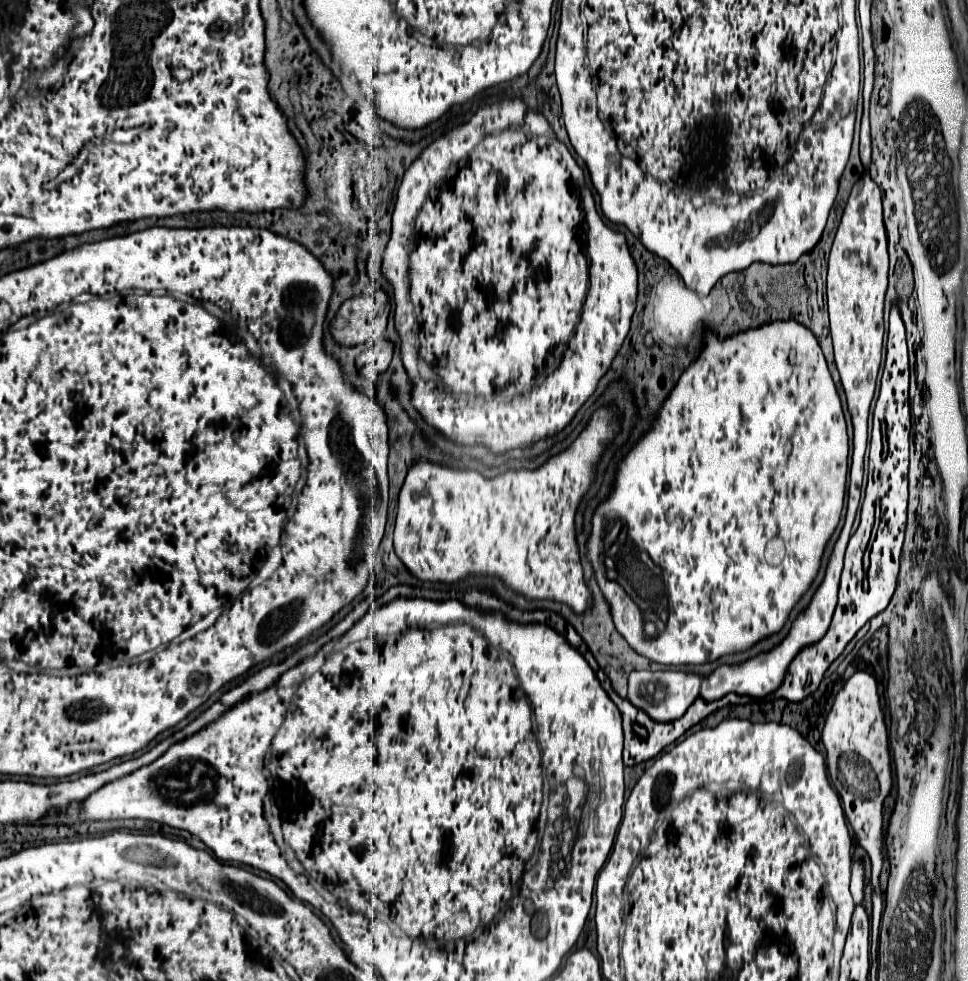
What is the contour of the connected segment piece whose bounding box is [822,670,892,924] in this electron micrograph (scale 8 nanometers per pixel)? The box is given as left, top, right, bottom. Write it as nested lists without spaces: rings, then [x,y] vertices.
[[[864,670],[854,672],[844,686],[834,696],[834,704],[826,714],[822,742],[826,748],[826,768],[830,782],[838,788],[842,798],[844,814],[854,830],[856,842],[866,850],[872,862],[872,924],[880,920],[882,914],[882,892],[878,884],[882,868],[882,802],[890,792],[890,752],[888,752],[888,732],[884,724],[884,714],[880,708],[880,696],[874,676]]]

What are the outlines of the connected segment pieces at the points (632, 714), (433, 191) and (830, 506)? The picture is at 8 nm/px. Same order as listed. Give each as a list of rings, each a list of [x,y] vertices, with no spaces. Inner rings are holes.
[[[610,690],[608,696],[612,698],[612,702],[618,706],[620,714],[622,714],[622,724],[624,724],[624,764],[626,766],[634,766],[634,764],[640,764],[640,762],[646,762],[646,760],[654,758],[662,748],[666,748],[668,744],[678,740],[688,728],[692,728],[694,724],[704,720],[708,714],[712,714],[718,708],[722,708],[722,706],[732,702],[732,696],[726,696],[726,698],[720,698],[720,700],[714,700],[714,702],[706,702],[706,700],[696,698],[696,702],[688,708],[688,712],[682,718],[678,718],[674,722],[656,722],[646,712],[640,712],[630,700],[620,698],[616,692]]]
[[[504,100],[500,104],[484,106],[472,116],[472,120],[468,124],[458,126],[450,134],[438,138],[434,144],[430,144],[420,154],[420,158],[406,170],[406,174],[402,178],[402,184],[398,190],[398,200],[394,206],[392,238],[388,242],[382,266],[384,266],[386,278],[392,284],[392,296],[396,302],[396,330],[402,338],[402,362],[404,362],[404,368],[406,368],[412,384],[414,384],[414,388],[412,388],[414,408],[434,428],[438,428],[442,434],[446,434],[450,440],[456,440],[460,444],[476,444],[478,442],[478,444],[488,446],[494,454],[502,454],[510,448],[526,448],[532,442],[544,438],[546,434],[554,434],[554,432],[562,430],[574,418],[578,408],[596,390],[598,380],[610,368],[612,358],[620,350],[620,346],[622,346],[622,342],[630,330],[630,318],[634,314],[634,308],[636,308],[638,270],[636,270],[636,264],[628,252],[626,238],[624,238],[624,234],[610,230],[600,220],[600,214],[596,210],[592,194],[582,195],[582,202],[580,202],[580,192],[583,190],[585,182],[584,171],[564,144],[561,143],[559,151],[562,156],[558,152],[558,140],[556,140],[550,124],[546,122],[546,118],[542,114],[526,108],[526,104],[522,100]],[[524,129],[529,131],[532,136],[524,136]],[[562,159],[567,161],[567,166],[562,164]],[[424,200],[432,200],[434,210],[432,210],[432,214],[428,214],[428,222],[424,222],[426,226],[420,226],[420,234],[416,234],[416,222],[414,222],[410,272],[408,272],[408,236],[412,236],[412,220],[416,220],[416,212],[420,212],[420,204],[424,204]],[[412,304],[414,304],[416,316],[412,316]],[[576,330],[578,330],[578,356],[566,356],[570,338],[576,334]],[[418,340],[420,340],[420,354],[424,354],[426,362],[434,364],[434,370],[440,376],[438,382],[426,382],[418,376],[420,358]]]
[[[772,322],[754,330],[746,330],[738,336],[720,340],[712,332],[706,332],[706,346],[696,362],[684,370],[678,384],[666,398],[660,418],[654,422],[650,434],[646,434],[634,450],[628,452],[624,462],[618,468],[616,486],[610,498],[600,504],[592,518],[592,536],[588,540],[588,554],[596,572],[596,580],[610,602],[616,630],[628,640],[628,644],[642,656],[660,664],[704,664],[712,662],[724,654],[740,652],[756,644],[760,638],[766,638],[778,632],[792,606],[806,592],[814,580],[824,546],[838,526],[844,490],[846,490],[846,472],[848,472],[848,434],[842,414],[840,396],[828,372],[824,354],[818,346],[814,334],[794,322]],[[774,537],[782,540],[786,555],[780,564],[771,558],[765,558],[767,543]]]

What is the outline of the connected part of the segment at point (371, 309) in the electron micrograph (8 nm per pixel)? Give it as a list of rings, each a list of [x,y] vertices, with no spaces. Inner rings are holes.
[[[382,288],[346,300],[330,324],[332,336],[340,344],[364,344],[378,340],[388,324],[390,298]]]

